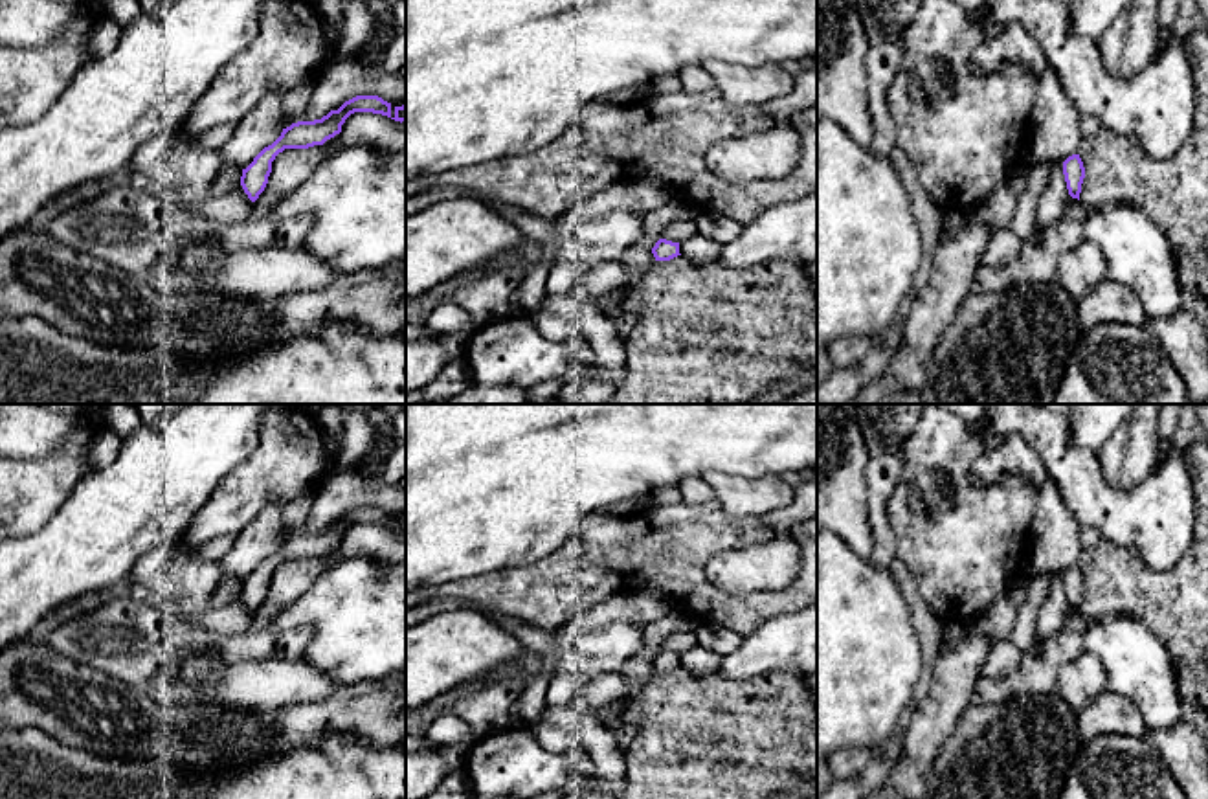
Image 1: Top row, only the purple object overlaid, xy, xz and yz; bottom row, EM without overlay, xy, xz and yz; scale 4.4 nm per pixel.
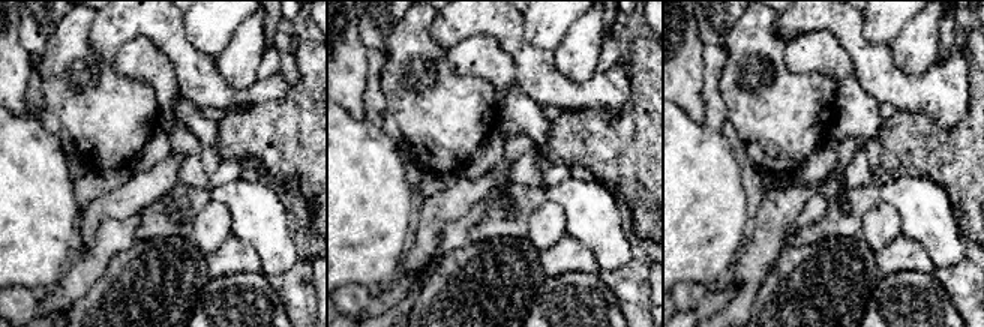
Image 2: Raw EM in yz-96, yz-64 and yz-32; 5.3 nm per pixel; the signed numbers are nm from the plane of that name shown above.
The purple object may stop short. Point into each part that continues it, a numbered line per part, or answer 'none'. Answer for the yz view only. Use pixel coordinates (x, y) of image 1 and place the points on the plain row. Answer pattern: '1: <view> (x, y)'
none

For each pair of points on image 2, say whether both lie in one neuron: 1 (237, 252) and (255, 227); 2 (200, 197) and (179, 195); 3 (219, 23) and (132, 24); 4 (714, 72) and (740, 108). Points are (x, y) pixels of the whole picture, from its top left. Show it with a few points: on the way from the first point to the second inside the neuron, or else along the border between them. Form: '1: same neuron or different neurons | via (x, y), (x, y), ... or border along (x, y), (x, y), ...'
1: different neurons | border along (231, 233), (257, 252), (263, 272)
2: same neuron | via (195, 197), (183, 197)
3: different neurons | border along (183, 15), (185, 38), (204, 53)
4: different neurons | border along (723, 45), (726, 63), (719, 93), (728, 114)

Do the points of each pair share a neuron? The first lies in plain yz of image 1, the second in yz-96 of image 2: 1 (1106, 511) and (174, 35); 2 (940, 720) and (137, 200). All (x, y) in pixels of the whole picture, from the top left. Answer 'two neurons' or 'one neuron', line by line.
1: one neuron
2: one neuron

